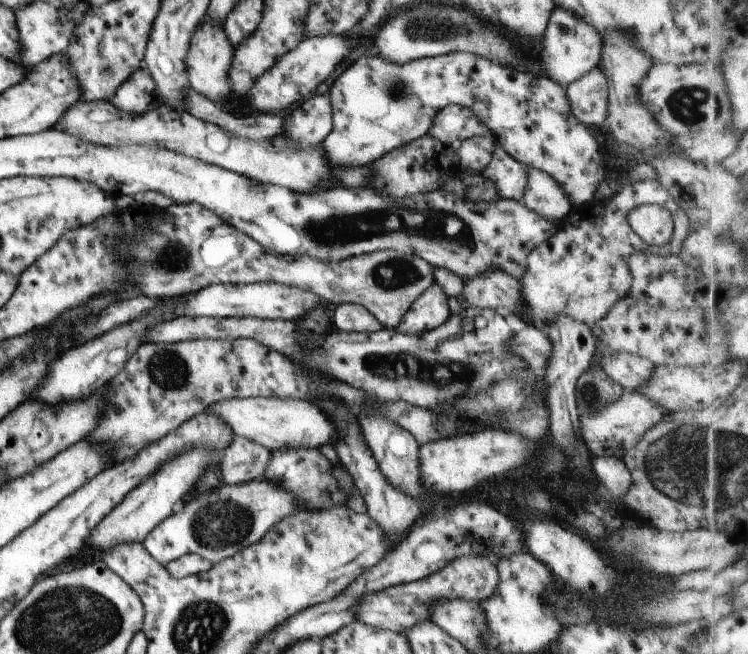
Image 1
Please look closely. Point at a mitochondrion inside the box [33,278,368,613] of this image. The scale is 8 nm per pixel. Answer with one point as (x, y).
(222, 525)

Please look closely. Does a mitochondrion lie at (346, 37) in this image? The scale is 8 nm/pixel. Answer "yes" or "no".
no

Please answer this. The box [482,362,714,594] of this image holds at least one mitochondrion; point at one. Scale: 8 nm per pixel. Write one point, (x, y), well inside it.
(590, 401)

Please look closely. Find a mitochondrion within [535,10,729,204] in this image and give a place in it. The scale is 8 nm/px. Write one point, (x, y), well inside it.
(688, 106)

